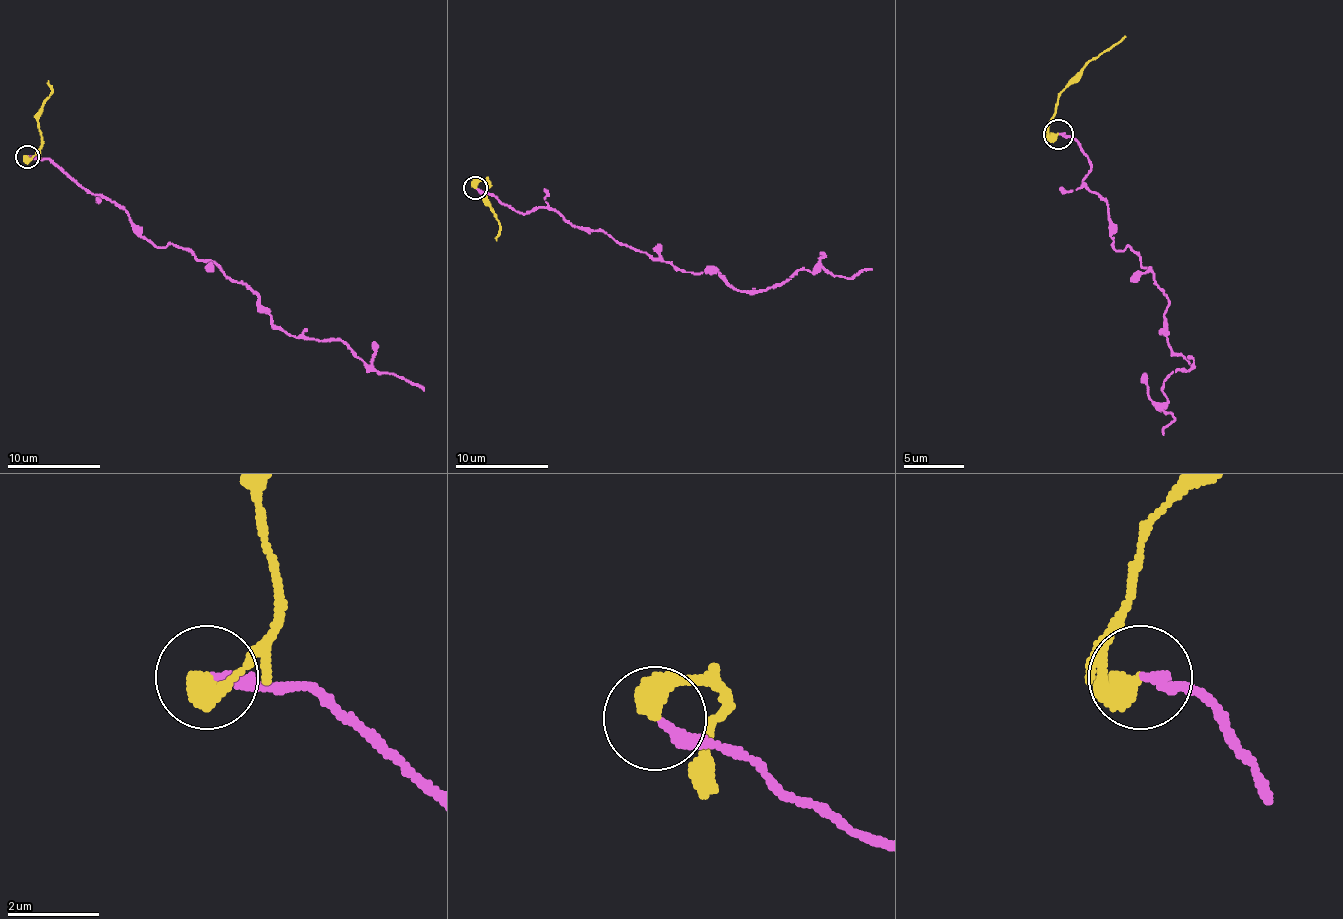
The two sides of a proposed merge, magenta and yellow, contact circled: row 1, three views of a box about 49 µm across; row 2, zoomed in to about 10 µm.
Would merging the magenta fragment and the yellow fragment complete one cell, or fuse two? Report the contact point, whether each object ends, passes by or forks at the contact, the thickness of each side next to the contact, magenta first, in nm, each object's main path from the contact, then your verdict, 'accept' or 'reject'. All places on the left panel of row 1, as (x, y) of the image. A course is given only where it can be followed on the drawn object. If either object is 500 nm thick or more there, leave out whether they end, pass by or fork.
(27, 157) | 260/500 nm | magenta via (28, 157), (107, 197), (156, 246), (243, 281), (292, 335), (341, 340), (423, 391) | yellow via (28, 157), (39, 148), (37, 113), (51, 94), (49, 80) | reject

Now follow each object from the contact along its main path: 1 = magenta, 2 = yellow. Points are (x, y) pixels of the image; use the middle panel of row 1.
1: (476, 188), (522, 214), (555, 209), (674, 268), (717, 270), (740, 291), (780, 286), (798, 270), (871, 270)
2: (476, 188), (480, 181), (487, 181), (485, 200), (499, 223), (497, 240)

